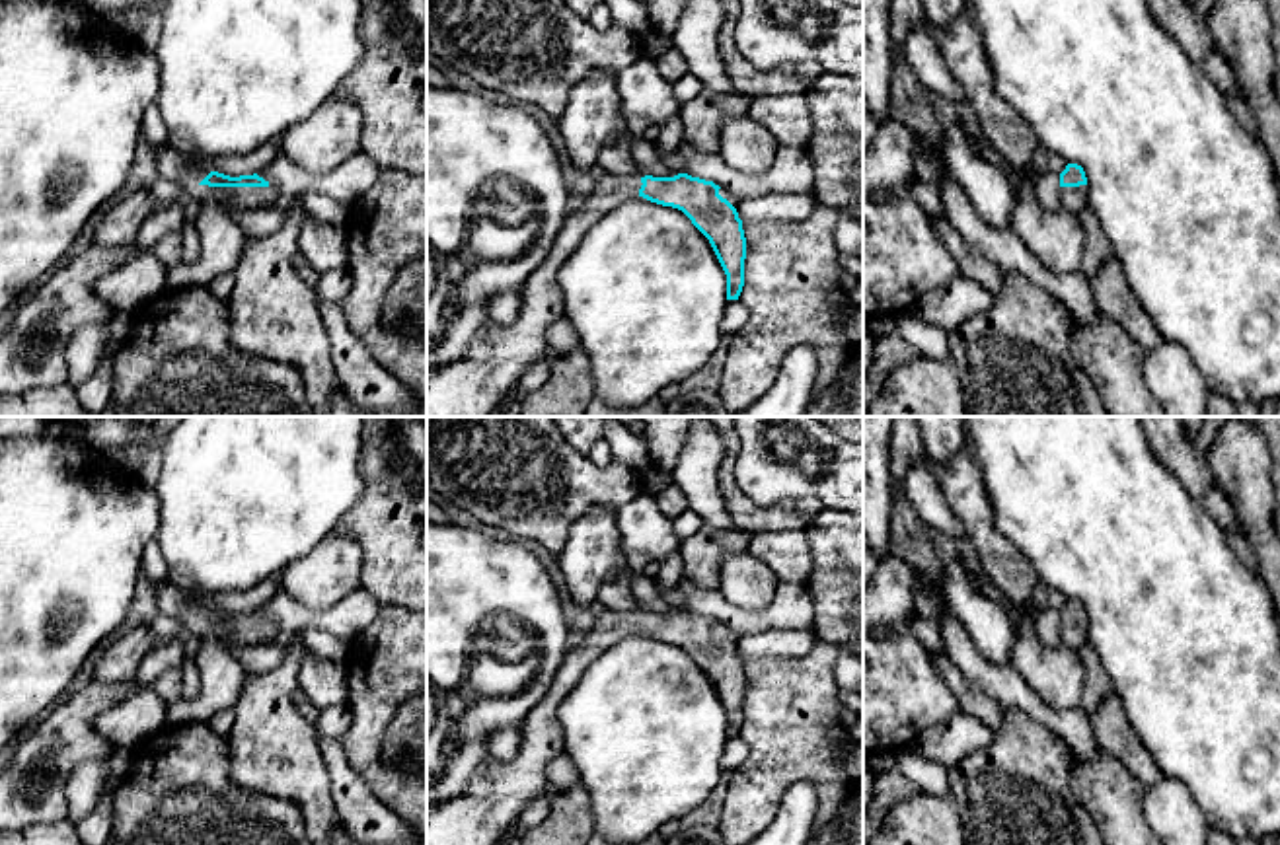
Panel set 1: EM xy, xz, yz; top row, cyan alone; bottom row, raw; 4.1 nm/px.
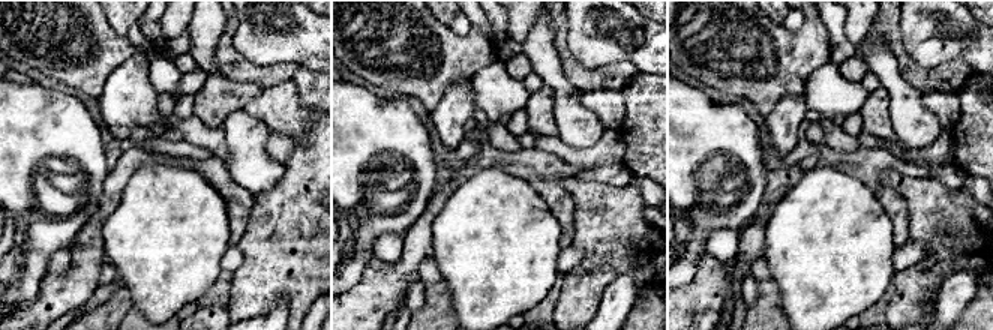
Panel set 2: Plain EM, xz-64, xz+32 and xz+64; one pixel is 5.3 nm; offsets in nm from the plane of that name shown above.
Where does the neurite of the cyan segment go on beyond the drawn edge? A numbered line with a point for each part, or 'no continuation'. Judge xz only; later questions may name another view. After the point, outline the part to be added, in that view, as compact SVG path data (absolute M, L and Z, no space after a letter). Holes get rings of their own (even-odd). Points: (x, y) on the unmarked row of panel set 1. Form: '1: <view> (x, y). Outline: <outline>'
1: xz (499, 793). Outline: M602 611L594 627L584 633L579 646L565 652L555 678L544 699L528 713L520 726L518 755L505 763L495 757L483 759L470 781L464 794L427 808L427 845L499 845L501 837L518 822L524 810L538 798L553 792L547 779L547 763L563 755L565 740L557 718L557 709L567 693L581 681L581 674L618 639L627 635L643 635L639 631L641 615L635 611Z

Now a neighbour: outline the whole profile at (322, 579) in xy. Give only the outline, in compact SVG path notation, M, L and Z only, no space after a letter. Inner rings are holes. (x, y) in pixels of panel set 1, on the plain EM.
M331 532L308 555L286 565L281 590L312 611L327 611L360 588L362 549Z

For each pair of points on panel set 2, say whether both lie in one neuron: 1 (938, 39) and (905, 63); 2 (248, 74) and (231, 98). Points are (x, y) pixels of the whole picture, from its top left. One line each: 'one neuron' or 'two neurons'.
1: two neurons
2: two neurons

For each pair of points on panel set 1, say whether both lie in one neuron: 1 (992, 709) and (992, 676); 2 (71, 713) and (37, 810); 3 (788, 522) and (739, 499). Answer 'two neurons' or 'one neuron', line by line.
1: two neurons
2: one neuron
3: one neuron

